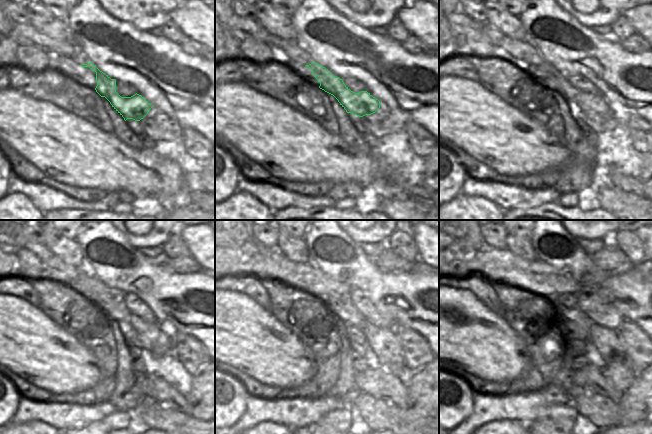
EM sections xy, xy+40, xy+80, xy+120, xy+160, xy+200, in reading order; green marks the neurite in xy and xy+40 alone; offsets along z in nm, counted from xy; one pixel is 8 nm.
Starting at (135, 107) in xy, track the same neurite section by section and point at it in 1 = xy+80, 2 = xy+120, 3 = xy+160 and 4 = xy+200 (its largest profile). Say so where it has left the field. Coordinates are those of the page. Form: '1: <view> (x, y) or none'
1: xy+80 (586, 102)
2: xy+120 (161, 344)
3: xy+160 (386, 345)
4: xy+200 (607, 342)

